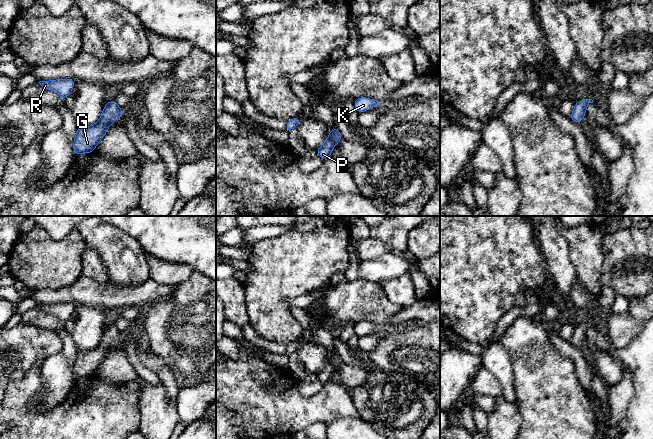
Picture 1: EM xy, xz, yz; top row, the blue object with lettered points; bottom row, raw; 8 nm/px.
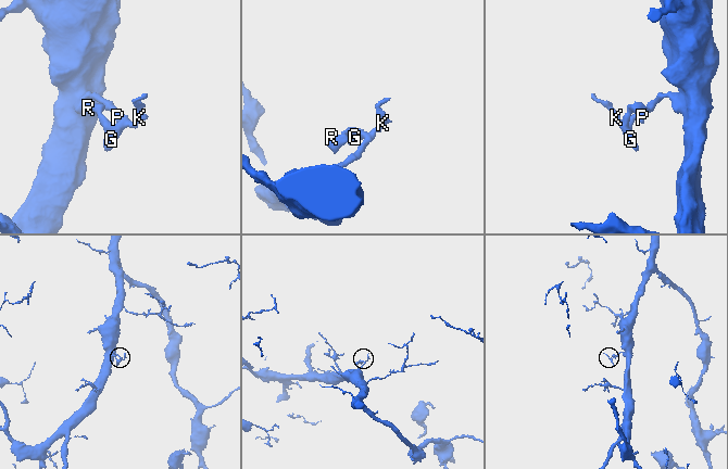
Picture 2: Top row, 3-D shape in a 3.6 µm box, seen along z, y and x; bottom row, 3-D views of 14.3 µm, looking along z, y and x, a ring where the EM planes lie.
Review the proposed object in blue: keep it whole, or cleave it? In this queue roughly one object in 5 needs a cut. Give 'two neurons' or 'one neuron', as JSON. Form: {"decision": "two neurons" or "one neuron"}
{"decision": "one neuron"}

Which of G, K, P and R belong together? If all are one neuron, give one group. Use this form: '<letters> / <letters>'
G K P R

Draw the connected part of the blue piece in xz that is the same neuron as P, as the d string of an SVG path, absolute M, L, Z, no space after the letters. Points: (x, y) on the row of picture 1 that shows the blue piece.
M333 128L323 145L318 148L317 156L321 159L327 159L331 157L332 149L337 145L337 143L342 139L342 135L337 128Z

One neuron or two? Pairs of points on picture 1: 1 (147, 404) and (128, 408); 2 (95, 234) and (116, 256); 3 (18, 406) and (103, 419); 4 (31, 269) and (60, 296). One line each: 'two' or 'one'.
1: two
2: one
3: one
4: two

